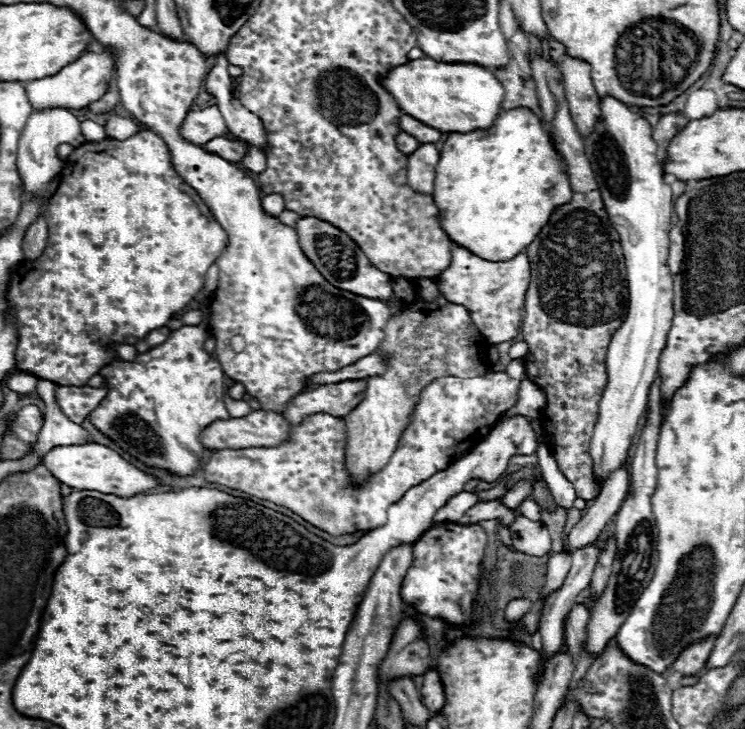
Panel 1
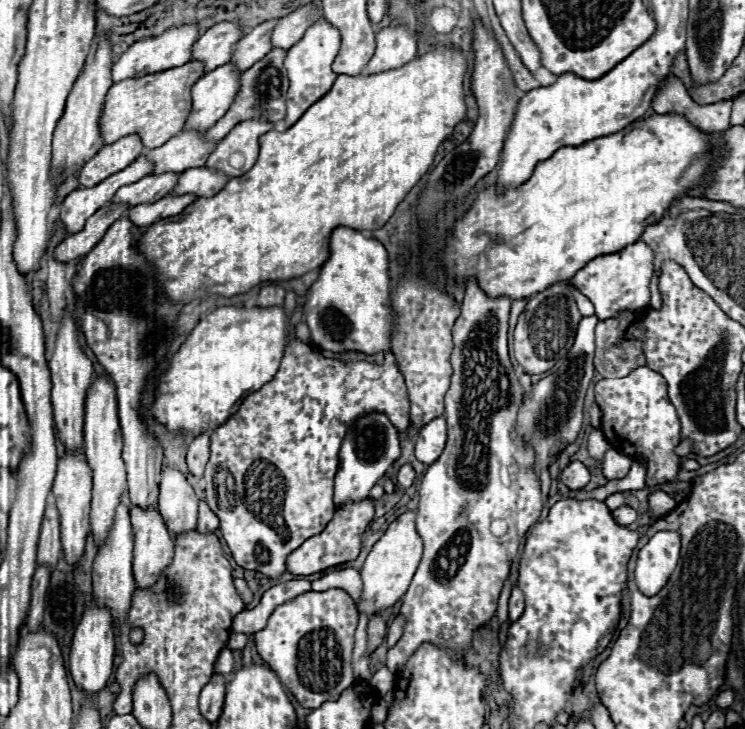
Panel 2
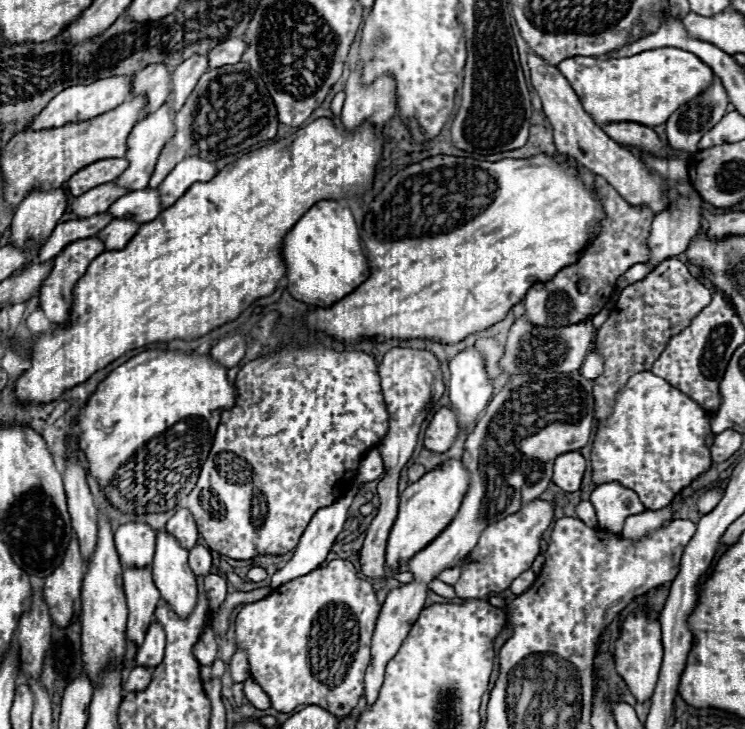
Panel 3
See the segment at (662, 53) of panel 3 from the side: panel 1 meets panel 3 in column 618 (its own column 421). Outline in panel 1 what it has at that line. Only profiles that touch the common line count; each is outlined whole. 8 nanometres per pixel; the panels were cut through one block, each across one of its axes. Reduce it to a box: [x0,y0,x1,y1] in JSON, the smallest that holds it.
[384,58,504,132]

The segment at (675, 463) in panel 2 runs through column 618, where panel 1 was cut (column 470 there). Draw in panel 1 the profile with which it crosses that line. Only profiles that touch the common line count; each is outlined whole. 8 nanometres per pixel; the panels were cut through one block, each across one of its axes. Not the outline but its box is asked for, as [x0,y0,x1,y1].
[202,372,520,536]

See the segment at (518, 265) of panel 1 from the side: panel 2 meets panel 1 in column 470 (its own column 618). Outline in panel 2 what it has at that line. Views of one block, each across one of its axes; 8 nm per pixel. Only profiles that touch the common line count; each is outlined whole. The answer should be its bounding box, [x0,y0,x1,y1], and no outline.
[574,242,652,320]

